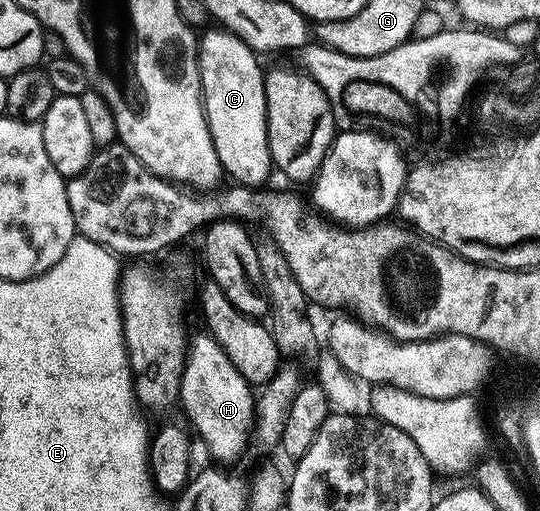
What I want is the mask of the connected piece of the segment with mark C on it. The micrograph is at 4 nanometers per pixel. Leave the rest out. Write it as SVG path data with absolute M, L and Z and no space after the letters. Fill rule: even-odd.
M216 27L211 33L202 33L200 37L200 56L202 59L202 86L206 102L206 118L210 127L216 153L220 155L222 168L230 173L239 185L262 187L270 177L270 169L275 168L270 154L268 139L268 121L266 117L266 73L260 62L259 54L243 37L226 27Z

